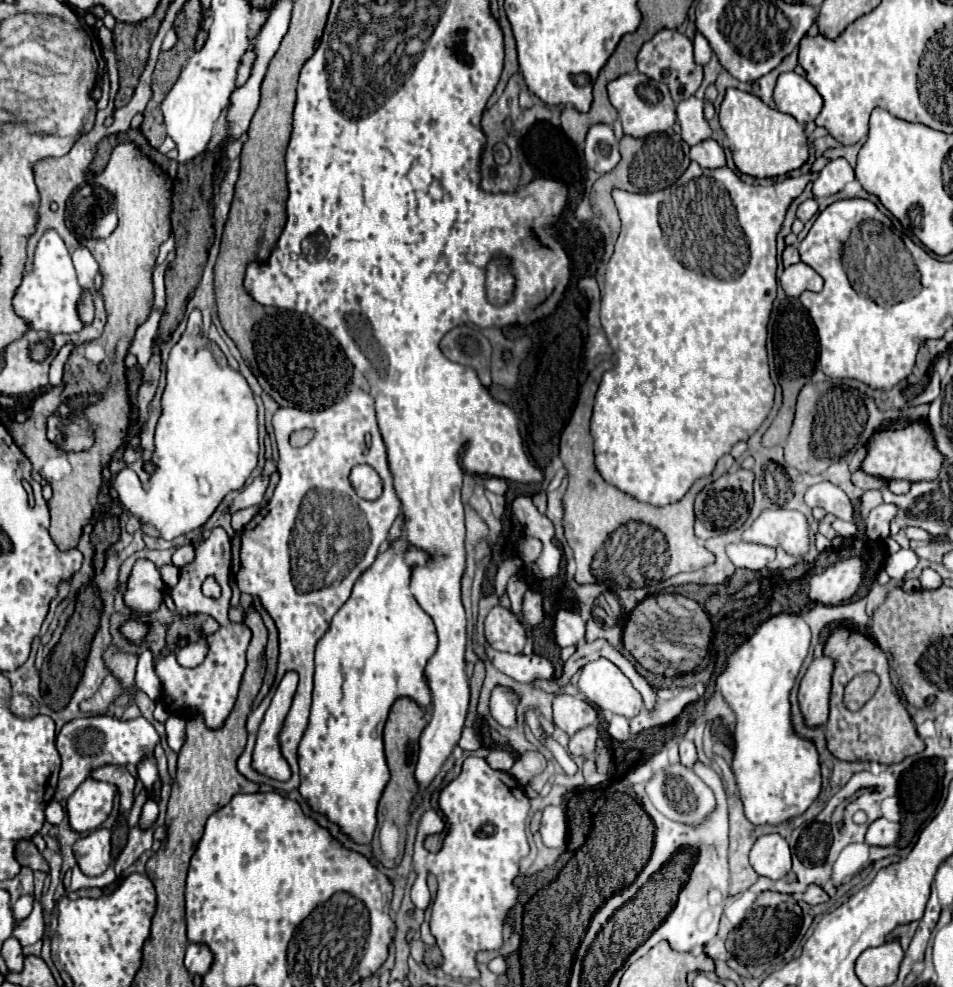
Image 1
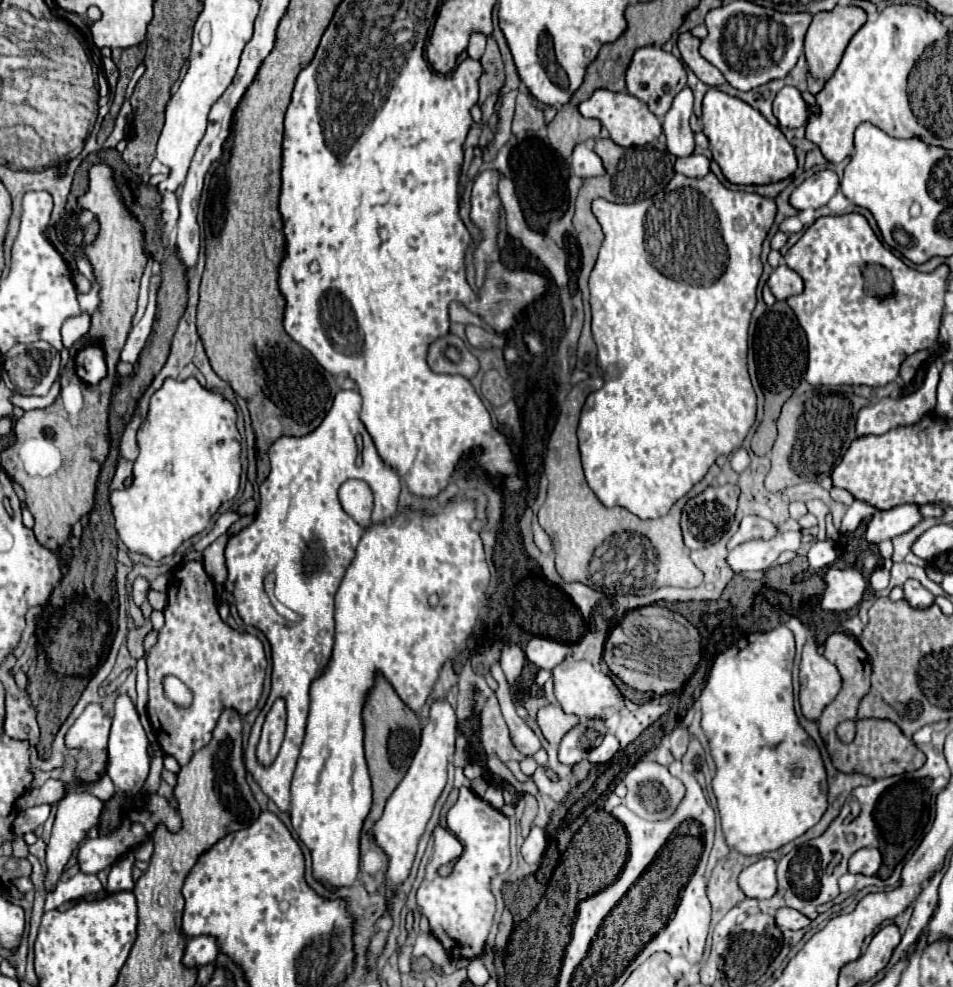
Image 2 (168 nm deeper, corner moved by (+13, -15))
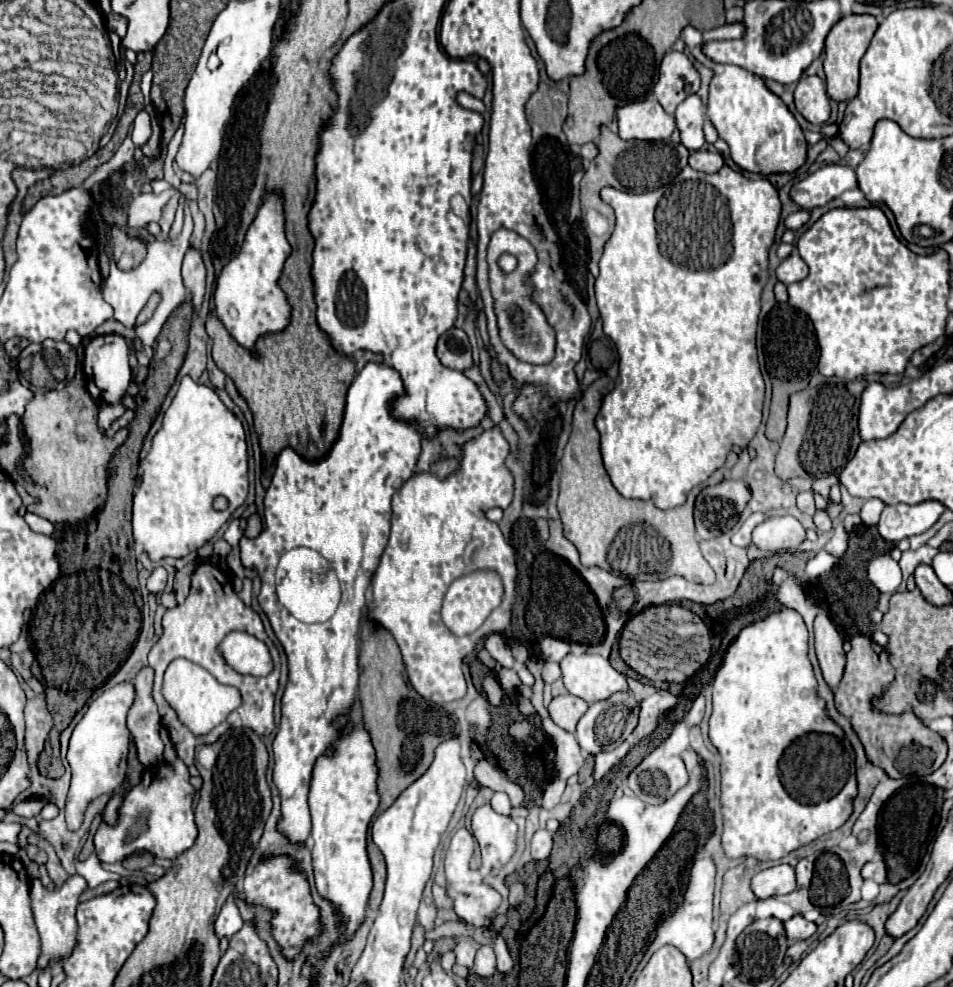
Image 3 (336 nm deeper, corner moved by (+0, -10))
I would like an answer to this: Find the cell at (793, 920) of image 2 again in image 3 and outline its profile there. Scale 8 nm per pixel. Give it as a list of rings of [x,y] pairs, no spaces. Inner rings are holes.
[[[796,916],[796,918],[788,920],[788,922],[784,922],[784,928],[786,928],[786,936],[790,940],[806,940],[812,934],[816,934],[816,924],[808,922],[802,916]]]

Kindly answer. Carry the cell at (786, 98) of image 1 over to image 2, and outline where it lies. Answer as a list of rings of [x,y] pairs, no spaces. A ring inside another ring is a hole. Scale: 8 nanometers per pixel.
[[[783,87],[773,101],[773,115],[781,127],[803,127],[807,123],[807,105],[801,99],[801,91],[795,87]]]

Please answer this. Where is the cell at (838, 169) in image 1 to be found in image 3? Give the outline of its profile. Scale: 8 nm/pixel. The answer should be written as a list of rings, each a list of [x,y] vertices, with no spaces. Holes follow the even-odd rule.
[[[828,164],[796,182],[790,190],[790,198],[802,210],[812,210],[826,206],[830,200],[838,198],[850,188],[858,188],[854,168],[846,164]]]

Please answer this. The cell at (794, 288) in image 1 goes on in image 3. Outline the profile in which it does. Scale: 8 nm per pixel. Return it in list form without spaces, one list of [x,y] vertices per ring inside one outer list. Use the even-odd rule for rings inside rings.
[[[794,248],[792,254],[776,268],[776,276],[780,282],[784,284],[792,284],[792,282],[798,282],[798,280],[804,280],[808,276],[808,266],[806,262],[800,258],[798,250]]]

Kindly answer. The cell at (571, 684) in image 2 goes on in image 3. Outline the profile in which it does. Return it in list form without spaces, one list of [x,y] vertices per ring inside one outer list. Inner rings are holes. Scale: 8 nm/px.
[[[568,654],[560,662],[564,686],[568,688],[568,692],[574,694],[574,696],[578,696],[578,698],[582,698],[582,700],[586,700],[586,702],[598,702],[598,700],[610,698],[614,692],[628,690],[626,678],[610,666],[609,659],[610,656],[602,658],[600,654],[578,654],[578,656],[576,654]]]

